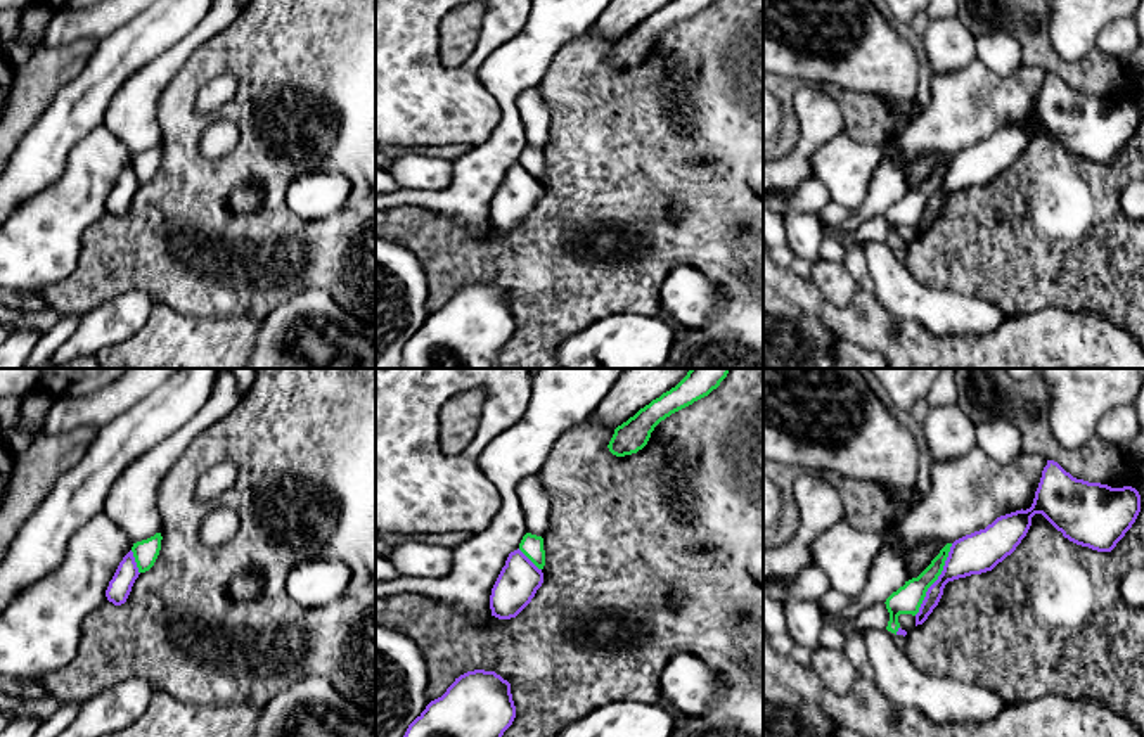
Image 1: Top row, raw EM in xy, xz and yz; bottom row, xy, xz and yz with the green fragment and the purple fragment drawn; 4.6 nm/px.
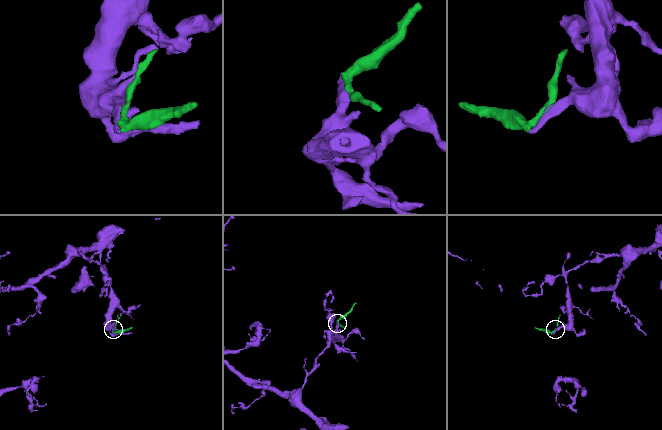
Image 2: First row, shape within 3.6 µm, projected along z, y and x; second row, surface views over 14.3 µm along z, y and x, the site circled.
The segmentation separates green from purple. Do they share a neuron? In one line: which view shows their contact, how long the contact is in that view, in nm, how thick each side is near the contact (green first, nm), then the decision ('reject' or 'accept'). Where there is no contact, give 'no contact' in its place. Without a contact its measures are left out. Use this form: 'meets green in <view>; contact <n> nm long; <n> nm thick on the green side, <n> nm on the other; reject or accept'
meets green in yz; contact 380 nm long; 140 nm thick on the green side, 190 nm on the other; accept

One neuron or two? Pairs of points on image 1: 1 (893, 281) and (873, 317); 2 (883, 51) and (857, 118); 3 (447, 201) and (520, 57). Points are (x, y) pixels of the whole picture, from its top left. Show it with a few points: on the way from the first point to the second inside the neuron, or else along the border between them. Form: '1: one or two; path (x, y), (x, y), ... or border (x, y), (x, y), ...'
1: two; border (873, 293), (893, 315), (918, 320)
2: two; border (841, 89), (876, 94), (900, 115)
3: one; path (483, 166), (507, 140), (507, 94)

